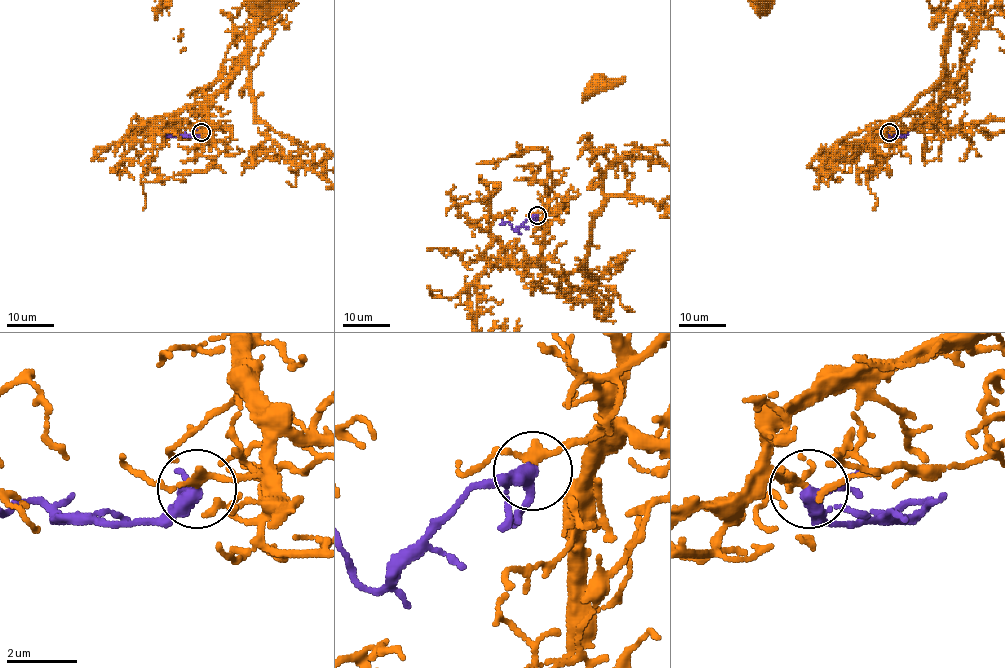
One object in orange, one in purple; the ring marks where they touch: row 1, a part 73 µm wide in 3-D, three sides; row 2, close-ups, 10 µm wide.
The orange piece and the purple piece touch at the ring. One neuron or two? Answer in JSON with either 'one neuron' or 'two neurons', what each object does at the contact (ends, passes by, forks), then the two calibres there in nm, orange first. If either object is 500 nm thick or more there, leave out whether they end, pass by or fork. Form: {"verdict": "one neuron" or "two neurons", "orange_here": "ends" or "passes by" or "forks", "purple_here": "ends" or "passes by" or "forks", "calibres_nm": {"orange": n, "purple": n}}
{"verdict": "one neuron", "orange_here": "passes by", "purple_here": "forks", "calibres_nm": {"orange": 190, "purple": 280}}

